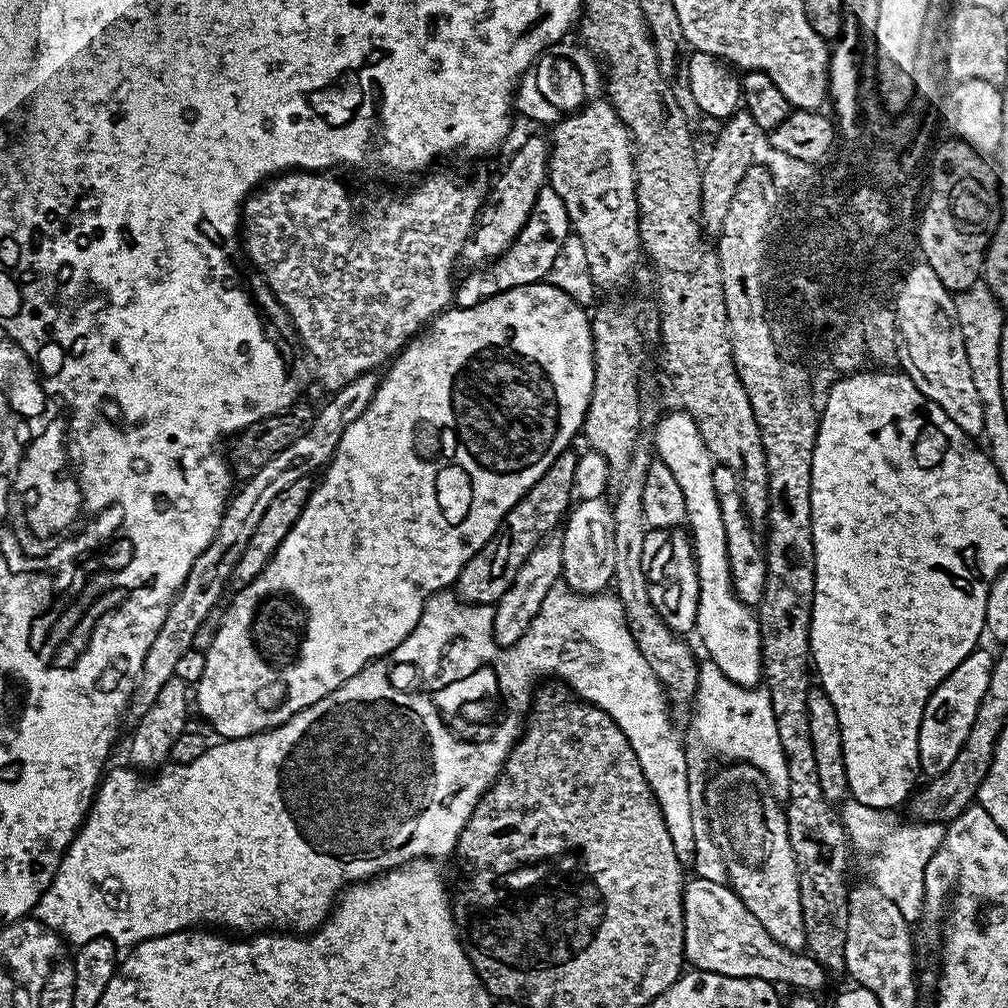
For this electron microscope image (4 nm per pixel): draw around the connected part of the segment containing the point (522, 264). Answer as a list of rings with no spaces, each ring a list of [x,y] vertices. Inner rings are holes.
[[[545,186],[538,194],[536,205],[526,222],[526,226],[522,226],[516,241],[506,251],[500,253],[497,260],[491,261],[483,269],[483,271],[485,270],[484,273],[480,273],[482,272],[480,270],[469,271],[469,276],[461,284],[459,281],[455,285],[455,307],[478,306],[478,302],[502,294],[511,288],[541,283],[554,266],[554,260],[558,257],[558,250],[561,250],[562,244],[569,234],[570,225],[566,214],[566,206],[551,186]]]

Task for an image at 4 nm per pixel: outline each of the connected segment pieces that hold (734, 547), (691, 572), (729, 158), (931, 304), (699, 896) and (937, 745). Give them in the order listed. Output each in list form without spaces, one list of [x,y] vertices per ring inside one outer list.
[[[714,467],[714,494],[718,498],[718,510],[722,510],[722,527],[726,529],[726,554],[732,589],[744,604],[758,606],[762,602],[762,594],[766,586],[768,562],[762,551],[761,541],[759,544],[755,534],[752,533],[753,525],[744,508],[744,499],[740,497],[740,482],[736,473],[728,468]]]
[[[662,528],[651,529],[646,534],[646,546],[642,550],[642,558],[646,565],[644,573],[654,610],[672,632],[688,634],[696,626],[700,587],[696,573],[696,557],[692,555],[689,537],[681,532]]]
[[[737,110],[734,115],[723,121],[719,128],[721,129],[708,160],[705,159],[701,167],[700,175],[700,225],[704,234],[710,238],[719,237],[722,222],[725,221],[738,183],[750,165],[755,163],[758,142],[762,140],[762,131],[751,114],[745,110]]]
[[[917,262],[912,269],[904,276],[904,285],[900,288],[900,297],[894,303],[894,316],[896,321],[896,330],[899,339],[902,341],[902,347],[908,352],[912,352],[912,360],[908,360],[907,375],[914,382],[914,386],[918,386],[918,390],[922,390],[922,394],[926,398],[930,398],[930,402],[934,402],[938,406],[942,406],[942,410],[946,410],[946,414],[951,418],[955,424],[960,427],[965,434],[970,438],[976,438],[984,431],[984,414],[982,412],[982,398],[978,398],[978,389],[974,386],[974,376],[970,374],[970,362],[966,358],[966,348],[964,346],[963,337],[957,328],[956,317],[954,315],[956,310],[956,300],[953,293],[949,292],[948,288],[939,280],[934,274],[934,270],[926,263]]]
[[[691,877],[683,894],[683,948],[685,961],[697,971],[722,974],[724,977],[746,977],[751,980],[788,984],[800,992],[822,989],[827,969],[808,956],[782,947],[767,933],[727,883]]]
[[[983,650],[971,652],[961,664],[954,666],[951,674],[930,694],[922,714],[917,742],[919,771],[923,775],[925,772],[925,777],[941,776],[946,770],[950,770],[954,758],[958,758],[960,747],[966,742],[974,726],[978,706],[982,706],[982,698],[990,686],[993,663],[993,653]]]

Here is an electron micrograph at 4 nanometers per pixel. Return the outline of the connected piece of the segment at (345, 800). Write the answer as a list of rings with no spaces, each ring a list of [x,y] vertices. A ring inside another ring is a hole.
[[[559,580],[548,590],[546,598],[542,600],[542,606],[515,643],[500,645],[492,639],[493,605],[465,604],[451,591],[437,592],[426,602],[422,618],[418,618],[418,626],[414,626],[414,630],[401,644],[394,646],[394,650],[390,650],[385,656],[366,665],[341,688],[326,694],[326,698],[291,716],[286,723],[276,728],[269,728],[267,732],[255,732],[246,738],[221,739],[216,742],[220,744],[213,743],[206,750],[206,754],[202,754],[202,758],[194,758],[194,762],[169,763],[161,767],[153,775],[157,775],[153,780],[143,780],[140,777],[143,775],[131,767],[128,767],[129,769],[109,767],[97,787],[92,807],[88,809],[80,831],[76,833],[72,845],[64,853],[56,877],[36,904],[35,919],[44,927],[59,934],[67,943],[69,940],[72,946],[79,946],[99,936],[105,936],[113,940],[120,950],[131,950],[144,940],[152,940],[155,936],[165,936],[171,932],[192,930],[197,926],[216,926],[212,924],[225,924],[228,928],[237,928],[240,931],[237,933],[240,934],[256,934],[261,930],[275,928],[291,930],[296,934],[311,933],[328,919],[345,888],[371,880],[373,876],[379,876],[391,868],[400,868],[411,860],[448,855],[451,857],[455,853],[456,840],[466,826],[470,814],[475,810],[476,803],[495,783],[503,769],[504,761],[508,759],[508,753],[512,751],[513,744],[521,735],[522,725],[533,703],[532,696],[537,680],[548,676],[560,678],[570,684],[575,691],[573,693],[578,695],[581,701],[595,704],[601,711],[606,712],[622,730],[622,734],[626,734],[642,766],[648,785],[652,787],[652,795],[655,796],[662,818],[668,827],[670,842],[674,842],[674,854],[678,854],[678,862],[685,866],[695,865],[696,843],[692,822],[694,805],[690,802],[688,785],[690,757],[684,753],[684,748],[680,745],[680,736],[672,725],[672,716],[668,713],[670,701],[657,676],[650,670],[645,656],[638,650],[632,631],[630,628],[608,628],[606,602],[613,602],[615,598],[616,596],[612,594],[575,592],[564,581]],[[493,674],[497,675],[498,686],[504,688],[508,686],[508,692],[512,692],[512,696],[508,696],[506,700],[504,712],[500,712],[500,716],[504,714],[504,720],[494,732],[492,732]]]

